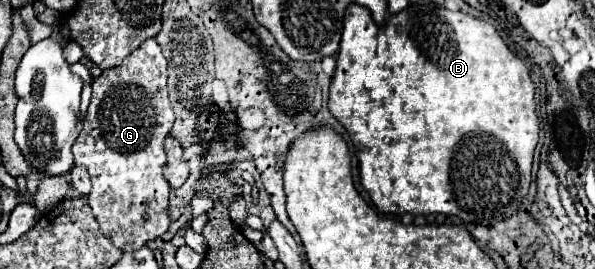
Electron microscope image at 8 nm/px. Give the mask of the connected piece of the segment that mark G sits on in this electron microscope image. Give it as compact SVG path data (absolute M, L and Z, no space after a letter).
M155 38L145 40L135 52L131 52L127 60L123 60L123 64L103 70L103 74L93 80L93 96L83 122L83 130L71 150L75 164L85 166L91 176L91 192L87 200L101 232L123 252L133 252L145 246L149 240L155 240L169 228L167 198L171 188L163 178L163 138L169 134L173 120L175 116L169 104L167 88L167 58L163 56L161 46Z

